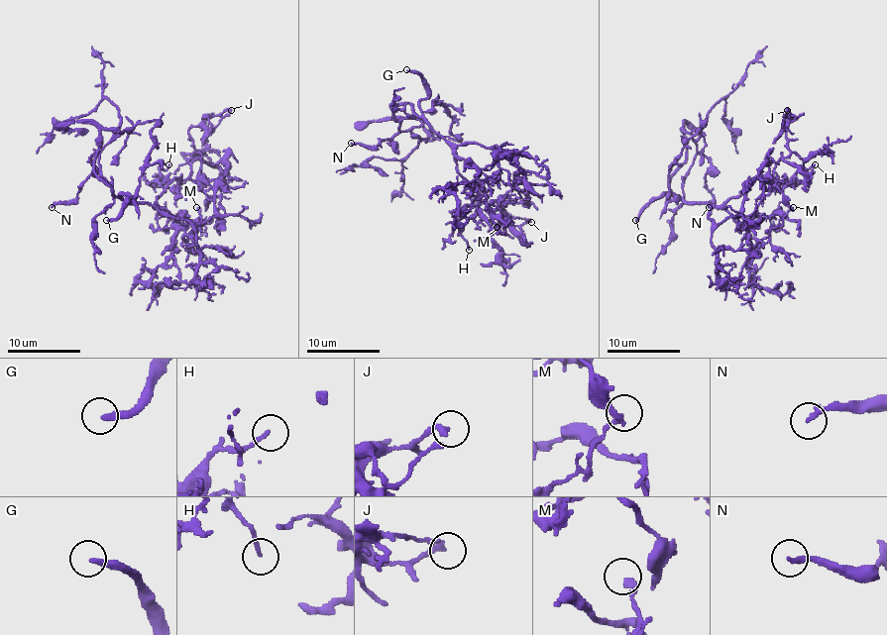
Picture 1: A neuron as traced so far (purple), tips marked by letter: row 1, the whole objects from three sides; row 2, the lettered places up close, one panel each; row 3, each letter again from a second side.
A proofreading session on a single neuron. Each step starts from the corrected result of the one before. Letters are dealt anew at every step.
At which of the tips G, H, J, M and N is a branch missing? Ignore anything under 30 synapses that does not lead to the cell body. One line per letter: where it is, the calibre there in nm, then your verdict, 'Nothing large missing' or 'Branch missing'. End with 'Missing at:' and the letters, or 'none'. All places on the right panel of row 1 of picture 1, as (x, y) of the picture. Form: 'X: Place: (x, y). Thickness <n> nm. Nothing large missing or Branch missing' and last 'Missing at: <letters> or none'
G: Place: (635, 220). Thickness 240 nm. Branch missing
H: Place: (815, 164). Thickness 140 nm. Nothing large missing
J: Place: (787, 110). Thickness 180 nm. Nothing large missing
M: Place: (793, 207). Thickness 220 nm. Nothing large missing
N: Place: (709, 207). Thickness 240 nm. Nothing large missing
Missing at: G

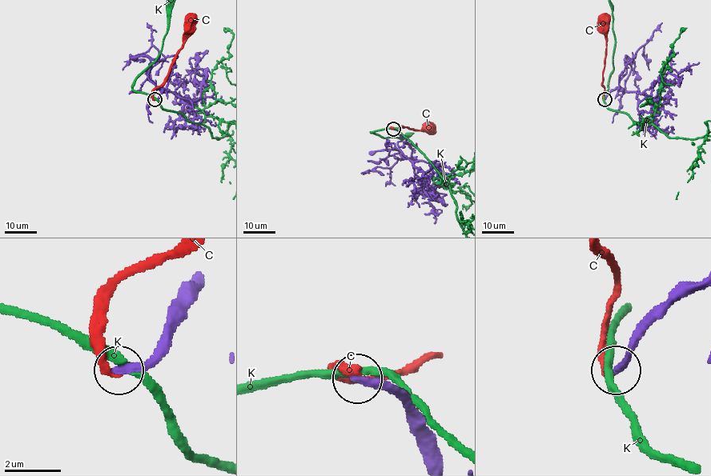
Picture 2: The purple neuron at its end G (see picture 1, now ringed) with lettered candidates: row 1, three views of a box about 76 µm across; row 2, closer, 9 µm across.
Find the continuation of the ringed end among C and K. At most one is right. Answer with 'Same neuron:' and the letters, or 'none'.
Same neuron: C

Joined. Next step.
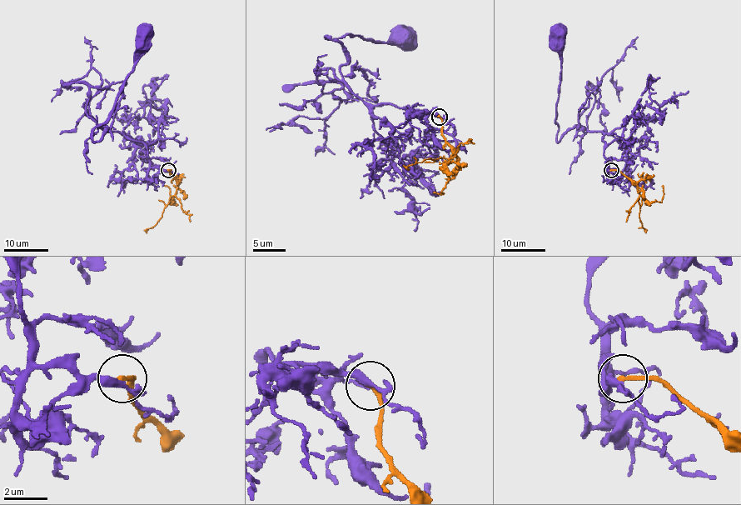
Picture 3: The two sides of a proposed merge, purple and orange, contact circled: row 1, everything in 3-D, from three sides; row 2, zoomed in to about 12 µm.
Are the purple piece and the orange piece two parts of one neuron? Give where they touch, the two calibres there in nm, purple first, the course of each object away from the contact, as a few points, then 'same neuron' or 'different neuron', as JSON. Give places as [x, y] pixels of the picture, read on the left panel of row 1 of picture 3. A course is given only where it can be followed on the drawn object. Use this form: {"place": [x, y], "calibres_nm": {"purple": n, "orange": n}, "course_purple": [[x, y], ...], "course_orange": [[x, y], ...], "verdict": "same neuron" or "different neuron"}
{"place": [168, 170], "calibres_nm": {"purple": 240, "orange": 220}, "course_purple": [[168, 170], [153, 168], [141, 142], [106, 127], [99, 140], [92, 139], [144, 51], [144, 28]], "course_orange": [[168, 170], [177, 186], [176, 192], [168, 200], [161, 217], [153, 227], [147, 229]], "verdict": "different neuron"}

